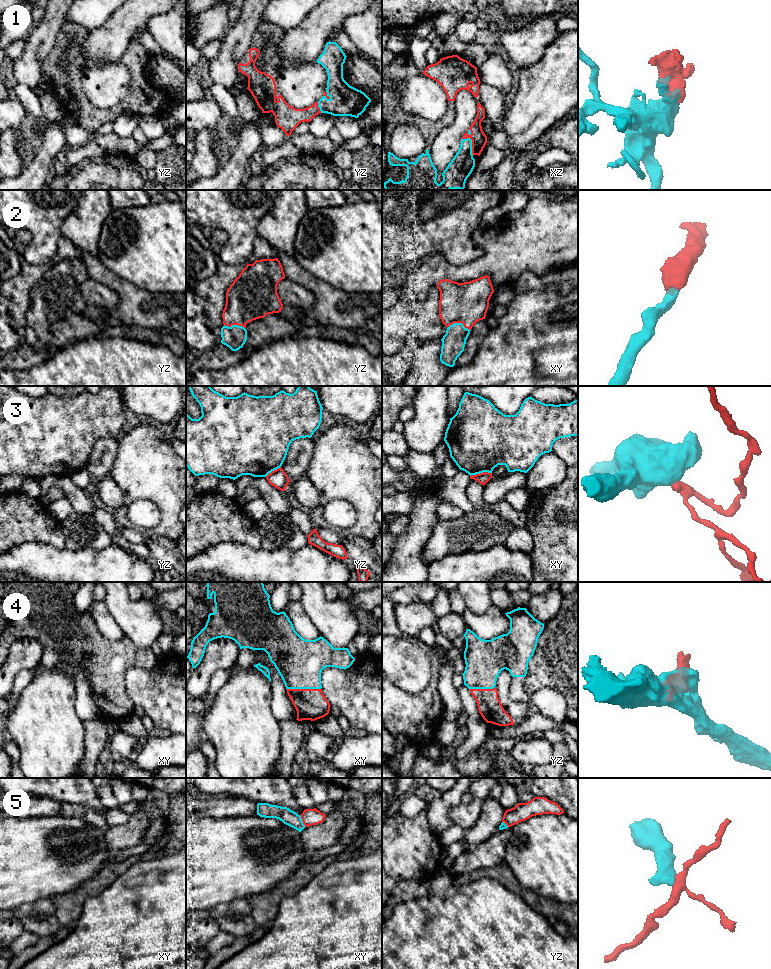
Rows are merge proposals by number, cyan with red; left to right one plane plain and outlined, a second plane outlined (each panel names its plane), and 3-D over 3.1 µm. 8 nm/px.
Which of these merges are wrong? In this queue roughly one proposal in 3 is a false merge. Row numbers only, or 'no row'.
3, 5

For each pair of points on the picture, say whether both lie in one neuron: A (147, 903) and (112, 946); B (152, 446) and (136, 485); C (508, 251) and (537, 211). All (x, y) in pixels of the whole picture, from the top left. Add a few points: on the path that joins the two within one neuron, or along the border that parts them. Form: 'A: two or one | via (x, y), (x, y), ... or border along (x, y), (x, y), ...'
A: one | via (144, 914), (123, 935)
B: one | via (146, 456), (146, 467), (140, 475)
C: one | via (518, 241), (537, 221)

